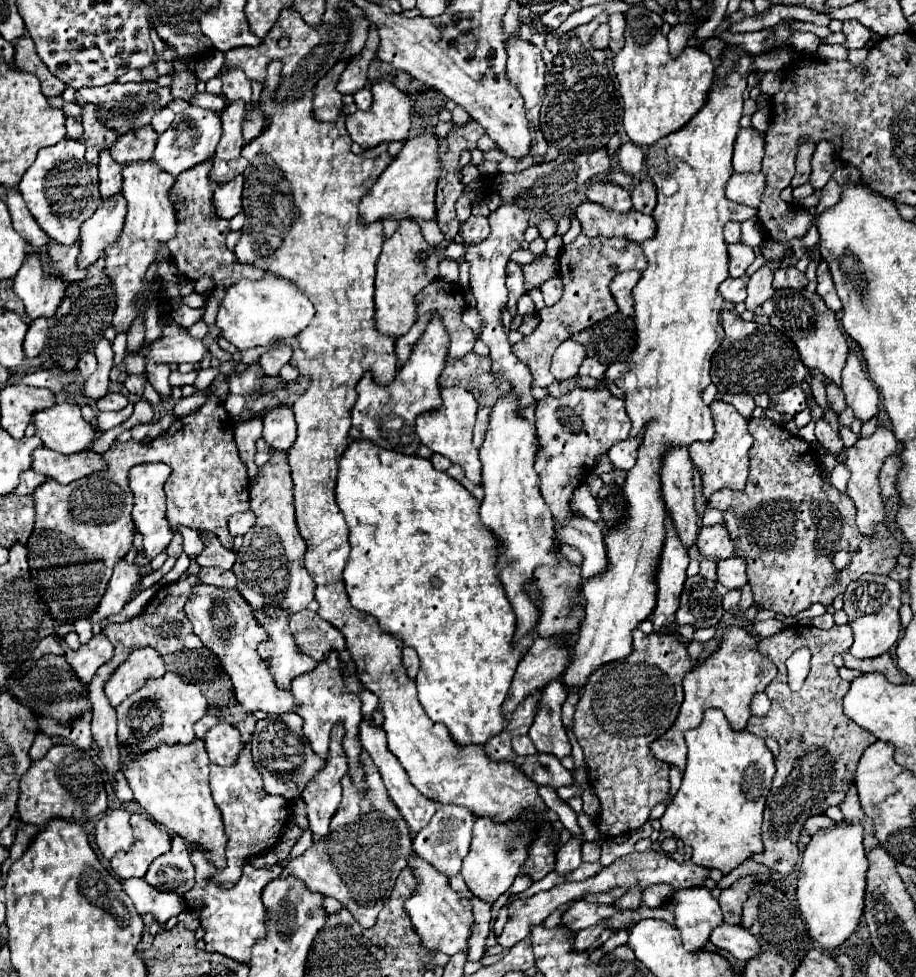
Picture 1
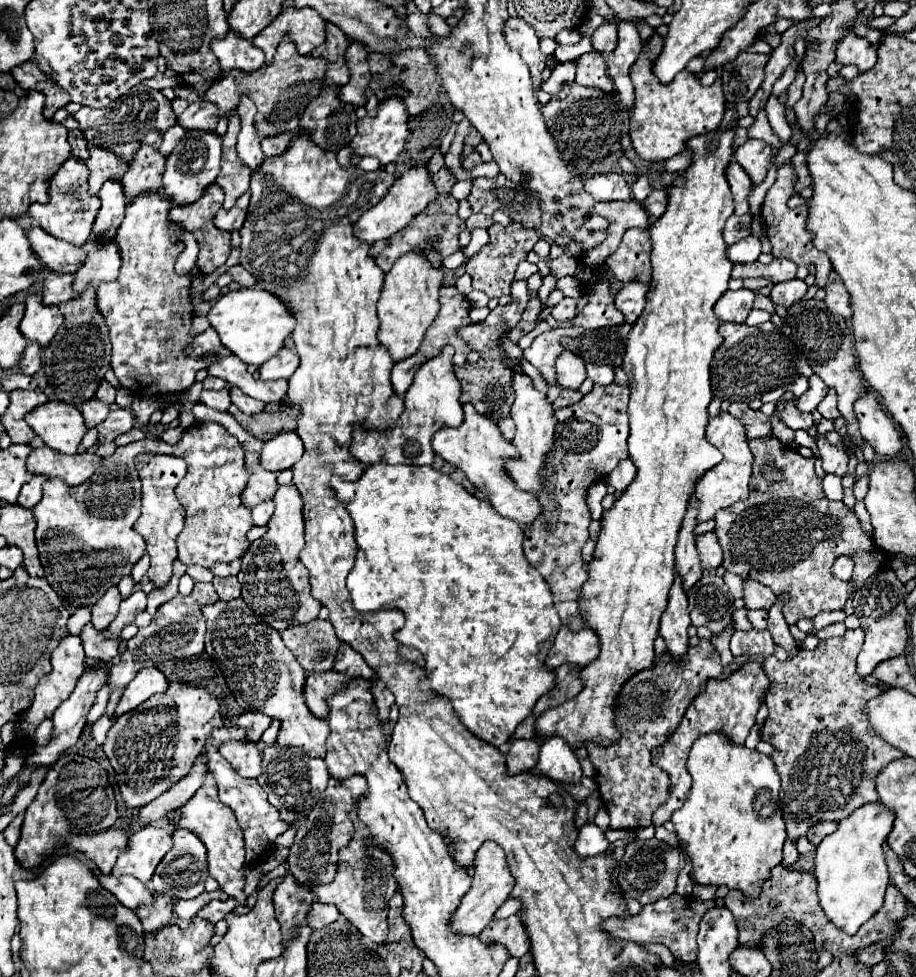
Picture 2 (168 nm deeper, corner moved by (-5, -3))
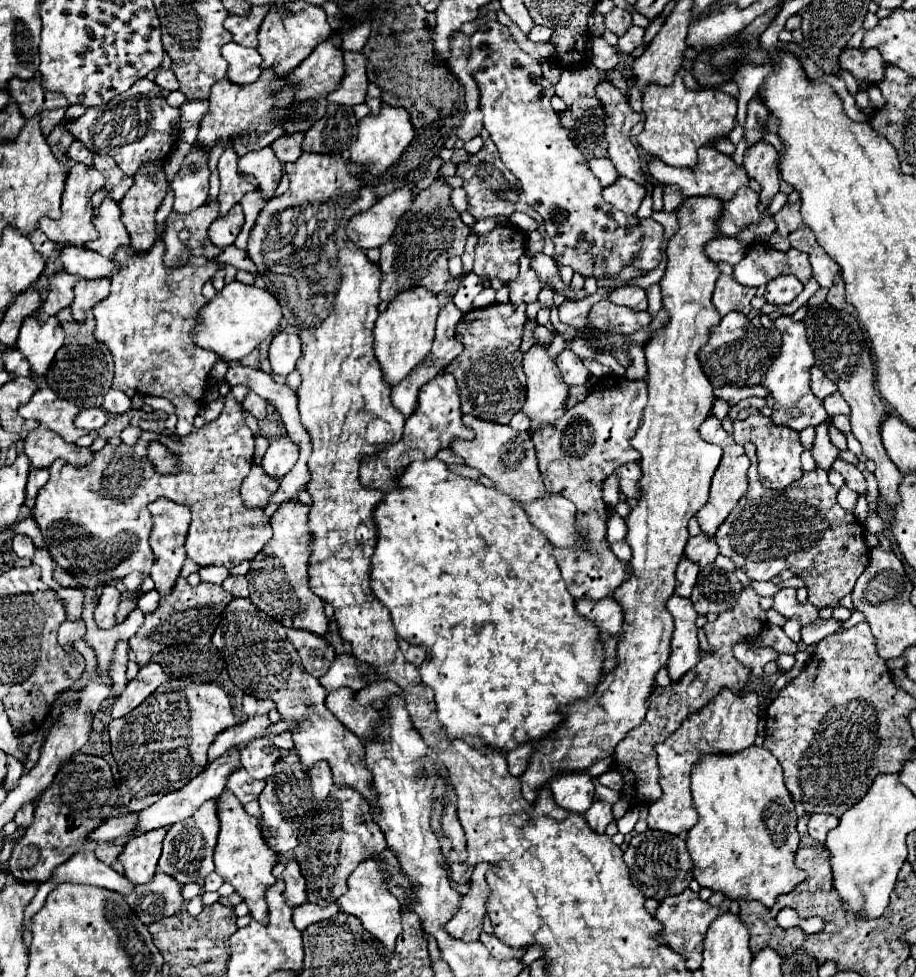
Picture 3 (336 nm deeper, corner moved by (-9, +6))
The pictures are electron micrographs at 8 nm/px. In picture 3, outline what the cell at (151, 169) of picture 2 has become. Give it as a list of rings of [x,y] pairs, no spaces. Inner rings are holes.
[[[157,168],[153,174],[143,174],[139,172],[135,176],[135,184],[131,186],[131,190],[125,194],[123,202],[121,202],[121,220],[131,236],[131,248],[139,250],[139,252],[149,252],[157,240],[157,224],[155,224],[155,210],[159,208],[161,200],[165,198],[169,182],[165,180],[165,172],[161,168]]]

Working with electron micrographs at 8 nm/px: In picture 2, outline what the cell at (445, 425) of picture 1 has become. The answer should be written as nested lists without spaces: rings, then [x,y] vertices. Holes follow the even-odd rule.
[[[465,403],[463,411],[465,411],[465,419],[459,427],[443,427],[435,433],[435,437],[431,441],[433,451],[437,455],[441,455],[445,461],[449,461],[451,465],[459,467],[467,475],[467,479],[489,497],[489,501],[497,513],[501,513],[503,517],[509,517],[521,525],[531,525],[531,521],[535,521],[535,517],[543,509],[533,493],[523,493],[513,487],[513,481],[509,479],[509,475],[505,473],[503,463],[501,463],[503,457],[517,457],[515,447],[501,437],[495,421],[491,417],[487,417],[485,413],[479,413],[471,403]]]

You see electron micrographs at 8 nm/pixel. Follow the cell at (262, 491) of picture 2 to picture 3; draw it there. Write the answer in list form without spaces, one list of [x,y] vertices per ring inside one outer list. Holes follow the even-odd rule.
[[[253,464],[249,476],[243,480],[241,486],[243,504],[247,508],[265,508],[271,496],[277,492],[277,488],[279,488],[279,480],[271,480],[271,476],[267,476],[261,466]]]

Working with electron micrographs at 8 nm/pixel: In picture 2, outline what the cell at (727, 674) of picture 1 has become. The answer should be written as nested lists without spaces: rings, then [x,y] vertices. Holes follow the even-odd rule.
[[[747,661],[741,669],[733,671],[727,679],[721,679],[721,681],[709,679],[707,681],[703,691],[689,705],[683,721],[679,723],[679,729],[675,729],[675,733],[671,735],[669,741],[665,741],[663,745],[659,745],[651,751],[653,763],[671,775],[671,797],[669,797],[667,805],[663,805],[663,807],[659,807],[659,811],[655,811],[655,815],[653,815],[655,827],[659,827],[671,819],[673,811],[677,811],[683,805],[683,799],[687,797],[687,793],[691,789],[691,777],[689,777],[685,763],[687,763],[689,749],[695,743],[695,739],[705,733],[723,731],[731,741],[735,741],[737,745],[743,745],[749,735],[749,729],[755,725],[755,715],[763,703],[765,691],[769,691],[769,689],[771,689],[771,679],[767,677],[763,665],[757,661]]]

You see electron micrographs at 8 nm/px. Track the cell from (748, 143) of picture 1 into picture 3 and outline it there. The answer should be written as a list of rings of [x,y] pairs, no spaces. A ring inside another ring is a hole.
[[[763,140],[757,142],[755,146],[747,148],[745,152],[745,170],[747,176],[757,180],[761,184],[761,192],[759,192],[759,200],[763,206],[767,206],[771,202],[771,198],[779,192],[779,170],[777,170],[777,160],[779,154],[773,146],[765,144]]]

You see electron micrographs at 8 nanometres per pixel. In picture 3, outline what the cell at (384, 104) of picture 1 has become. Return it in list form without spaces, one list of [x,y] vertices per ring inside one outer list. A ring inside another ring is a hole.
[[[383,104],[379,116],[365,116],[359,120],[359,132],[357,132],[357,142],[351,146],[351,162],[365,168],[367,174],[373,178],[381,176],[391,164],[399,160],[403,150],[411,144],[415,136],[415,130],[411,126],[411,118],[405,108],[393,108]]]

